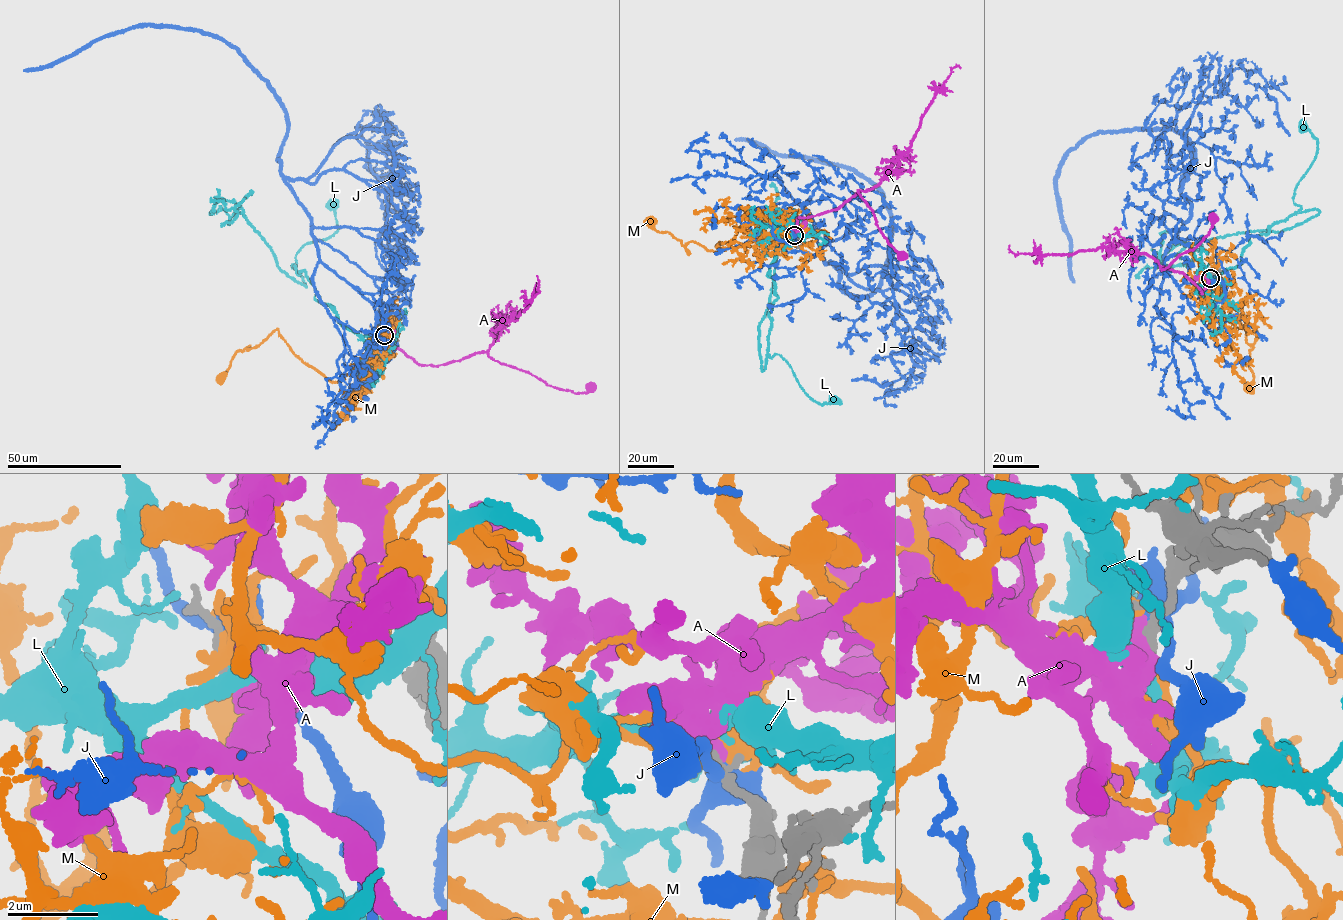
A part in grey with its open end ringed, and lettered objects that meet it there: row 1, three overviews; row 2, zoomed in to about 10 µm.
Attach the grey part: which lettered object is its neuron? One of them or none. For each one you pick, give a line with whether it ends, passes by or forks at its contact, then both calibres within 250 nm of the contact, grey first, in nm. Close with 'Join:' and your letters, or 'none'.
Join: none

